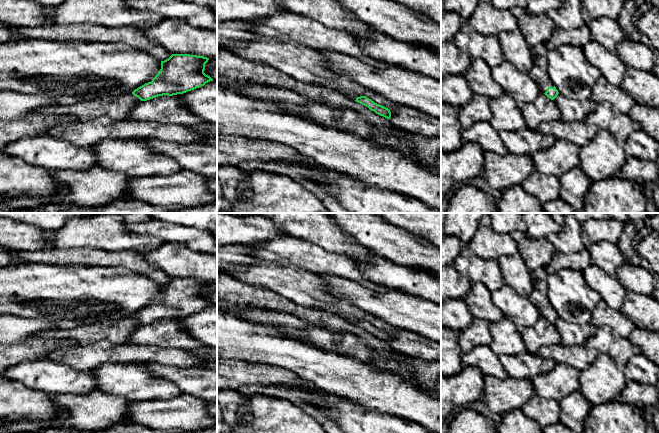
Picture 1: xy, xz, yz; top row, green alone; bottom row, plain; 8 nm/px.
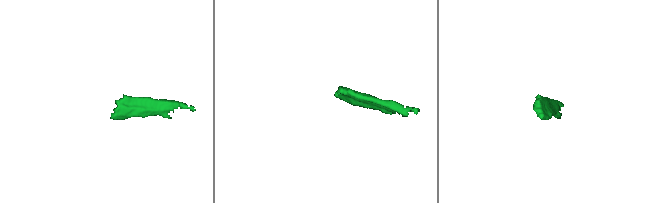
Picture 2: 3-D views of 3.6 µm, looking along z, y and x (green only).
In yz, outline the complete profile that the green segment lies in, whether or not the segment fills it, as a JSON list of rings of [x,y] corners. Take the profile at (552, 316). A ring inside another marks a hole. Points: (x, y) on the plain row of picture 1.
[[[538,268],[531,272],[533,290],[529,295],[531,302],[538,308],[541,317],[554,324],[559,318],[558,314],[551,306],[547,296],[548,274],[544,268]]]

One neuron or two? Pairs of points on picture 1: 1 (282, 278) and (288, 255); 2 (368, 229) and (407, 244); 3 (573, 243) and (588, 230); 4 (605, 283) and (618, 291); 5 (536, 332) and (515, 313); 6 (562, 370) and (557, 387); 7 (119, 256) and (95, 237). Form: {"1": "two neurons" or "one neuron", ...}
{"1": "two neurons", "2": "one neuron", "3": "two neurons", "4": "one neuron", "5": "two neurons", "6": "one neuron", "7": "two neurons"}

